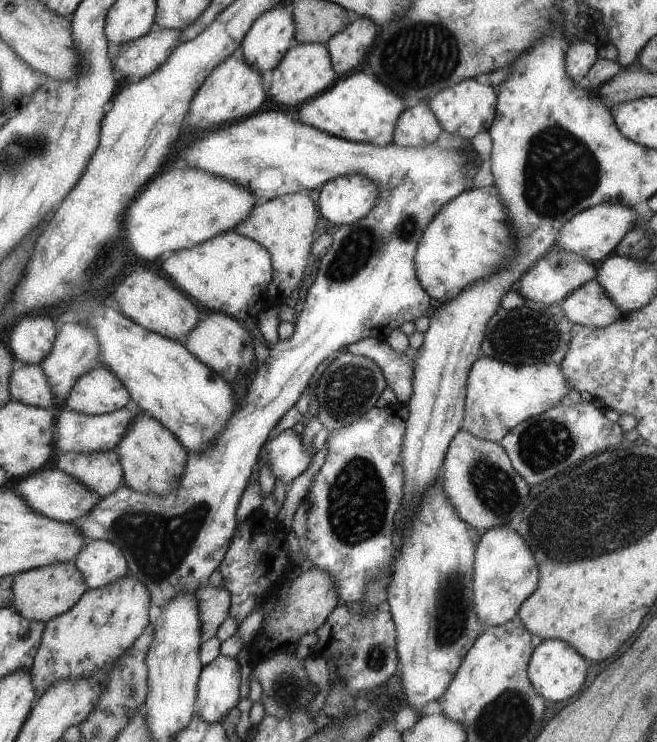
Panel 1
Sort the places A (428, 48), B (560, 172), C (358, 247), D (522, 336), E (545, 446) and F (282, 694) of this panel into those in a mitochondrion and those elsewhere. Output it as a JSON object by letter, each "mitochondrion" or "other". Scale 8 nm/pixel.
{"A":"mitochondrion","B":"mitochondrion","C":"mitochondrion","D":"mitochondrion","E":"mitochondrion","F":"mitochondrion"}

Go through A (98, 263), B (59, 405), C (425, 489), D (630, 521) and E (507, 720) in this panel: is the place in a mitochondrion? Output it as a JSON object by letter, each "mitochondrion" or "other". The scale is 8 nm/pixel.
{"A":"mitochondrion","B":"other","C":"other","D":"mitochondrion","E":"mitochondrion"}

